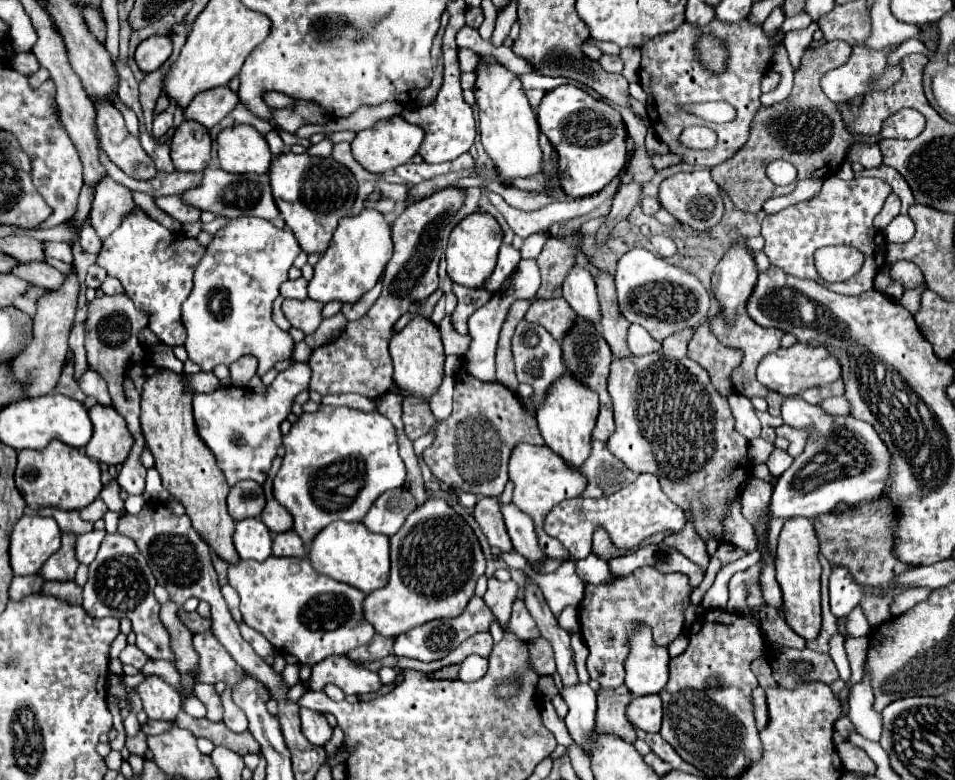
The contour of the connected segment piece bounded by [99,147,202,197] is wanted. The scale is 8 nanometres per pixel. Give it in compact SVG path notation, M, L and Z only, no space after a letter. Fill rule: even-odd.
M99 147L100 163L106 167L108 175L112 179L118 179L118 183L126 185L128 189L136 189L136 191L144 191L152 197L162 197L162 195L182 195L182 191L190 189L190 187L198 187L198 183L202 181L202 173L184 173L184 171L172 171L172 173L164 173L158 171L152 179L148 181L140 181L140 179L132 179L128 177L120 167L116 167L110 157L106 155L106 151Z

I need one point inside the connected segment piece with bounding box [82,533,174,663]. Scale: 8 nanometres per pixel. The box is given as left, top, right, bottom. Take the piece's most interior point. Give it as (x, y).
(120, 584)

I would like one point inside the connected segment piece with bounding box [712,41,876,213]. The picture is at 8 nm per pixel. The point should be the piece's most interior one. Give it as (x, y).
(807, 130)

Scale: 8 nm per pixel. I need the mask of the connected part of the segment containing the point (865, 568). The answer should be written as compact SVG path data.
M886 499L862 503L842 515L820 515L814 519L814 527L818 531L820 551L832 565L842 563L842 567L850 567L850 573L854 575L854 579L858 579L858 583L880 587L882 583L890 583L890 579L910 569L898 563L898 559L894 559L894 553L890 551L890 547L894 547L894 535L890 535L890 531L894 531L894 519L890 503L886 503Z

